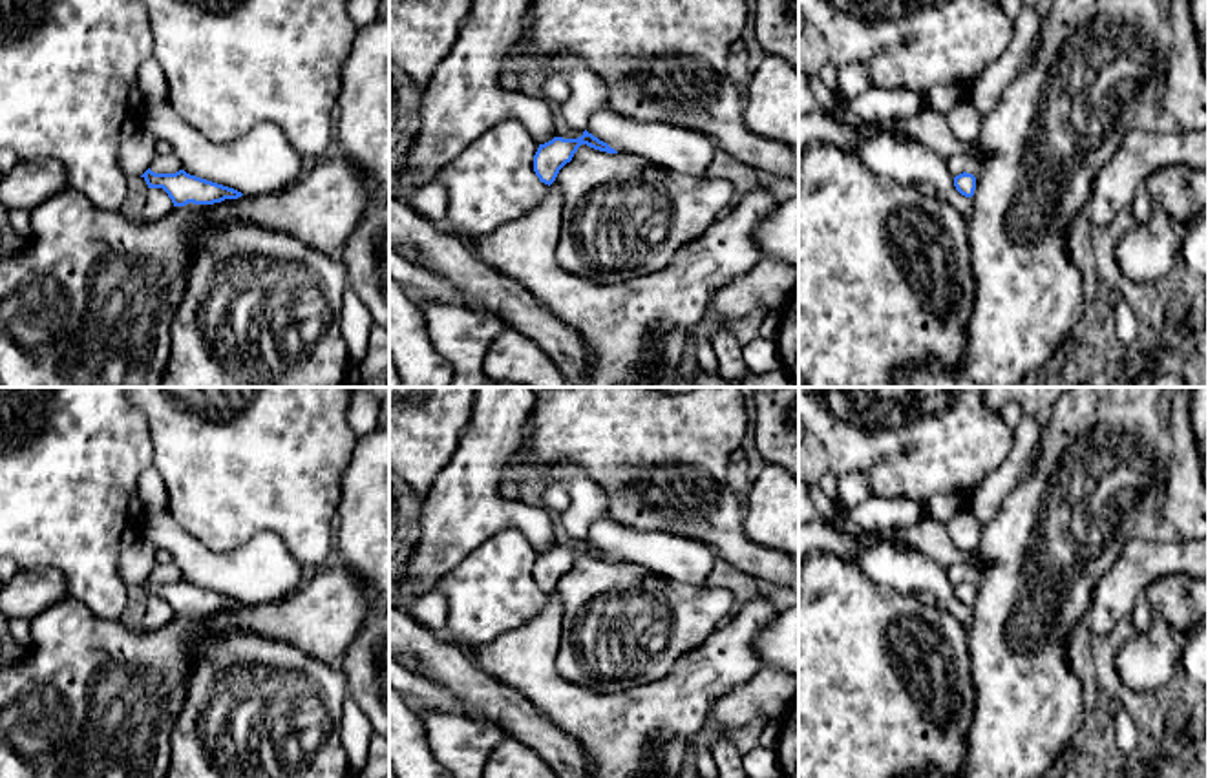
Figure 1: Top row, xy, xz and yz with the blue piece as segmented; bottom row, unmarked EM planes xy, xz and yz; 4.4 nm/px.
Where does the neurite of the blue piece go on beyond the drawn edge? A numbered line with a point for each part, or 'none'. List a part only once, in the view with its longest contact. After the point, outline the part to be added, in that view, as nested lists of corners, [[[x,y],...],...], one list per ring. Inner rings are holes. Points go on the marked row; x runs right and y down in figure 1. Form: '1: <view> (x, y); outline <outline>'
none

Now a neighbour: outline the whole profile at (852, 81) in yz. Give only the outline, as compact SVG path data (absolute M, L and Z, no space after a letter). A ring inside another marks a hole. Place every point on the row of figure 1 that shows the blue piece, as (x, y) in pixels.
M850 64L837 68L837 86L848 99L855 99L870 88L864 64Z

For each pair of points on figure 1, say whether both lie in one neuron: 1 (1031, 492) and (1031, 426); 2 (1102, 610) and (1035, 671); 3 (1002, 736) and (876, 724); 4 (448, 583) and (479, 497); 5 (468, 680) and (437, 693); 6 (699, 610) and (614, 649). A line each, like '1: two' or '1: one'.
1: two
2: two
3: two
4: two
5: two
6: one

